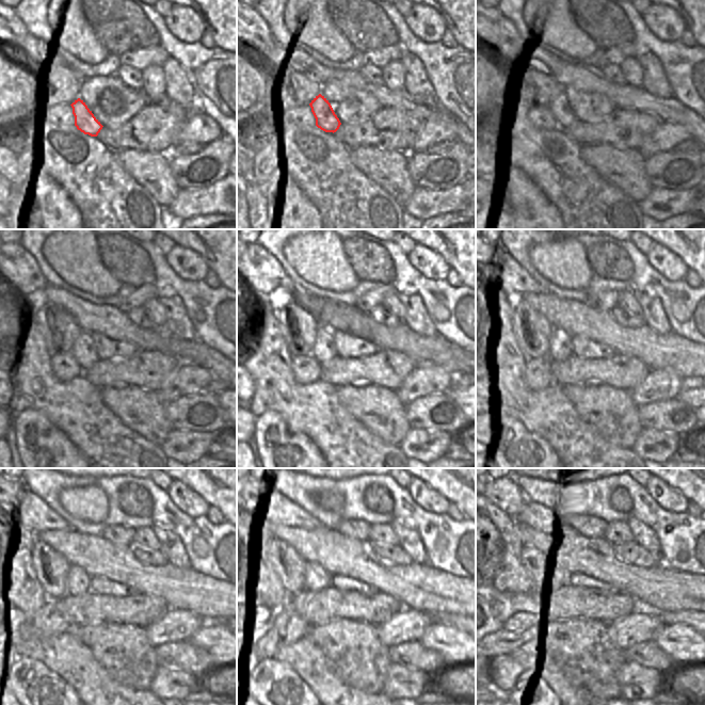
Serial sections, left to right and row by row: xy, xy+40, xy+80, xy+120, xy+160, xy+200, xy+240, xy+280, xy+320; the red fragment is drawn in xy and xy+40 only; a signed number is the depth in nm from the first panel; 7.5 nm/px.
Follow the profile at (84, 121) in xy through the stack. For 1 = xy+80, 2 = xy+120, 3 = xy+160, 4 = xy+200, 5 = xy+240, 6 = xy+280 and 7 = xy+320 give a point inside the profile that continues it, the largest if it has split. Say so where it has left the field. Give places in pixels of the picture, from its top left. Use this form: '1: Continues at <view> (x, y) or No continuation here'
1: Continues at xy+80 (559, 107)
2: Continues at xy+120 (83, 350)
3: Continues at xy+160 (323, 350)
4: Continues at xy+200 (560, 349)
5: Continues at xy+240 (78, 581)
6: Continues at xy+280 (317, 578)
7: Continues at xy+320 (550, 576).

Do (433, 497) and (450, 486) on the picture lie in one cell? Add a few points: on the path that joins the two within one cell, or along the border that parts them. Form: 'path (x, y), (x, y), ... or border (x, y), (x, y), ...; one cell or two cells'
border (419, 479), (450, 501); two cells

